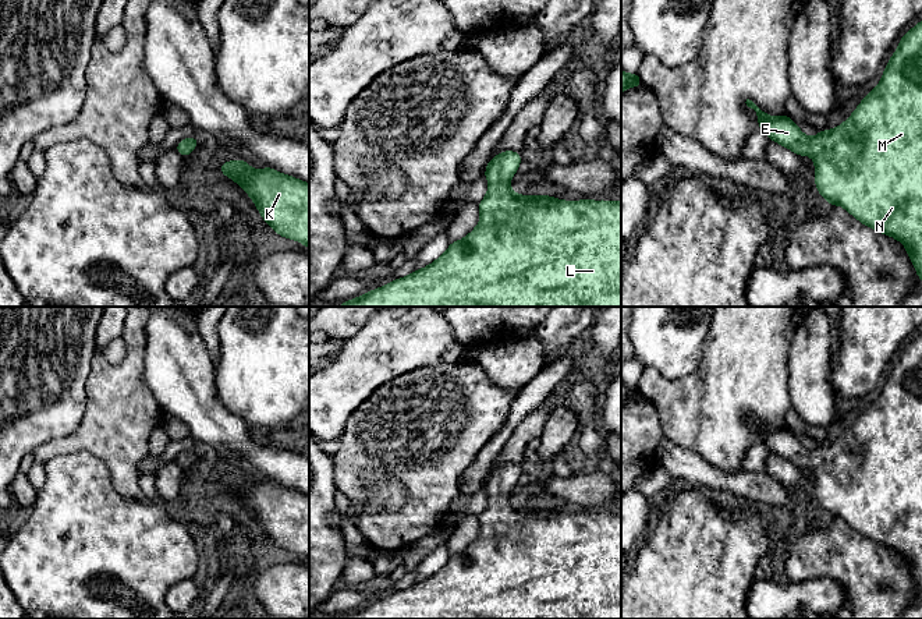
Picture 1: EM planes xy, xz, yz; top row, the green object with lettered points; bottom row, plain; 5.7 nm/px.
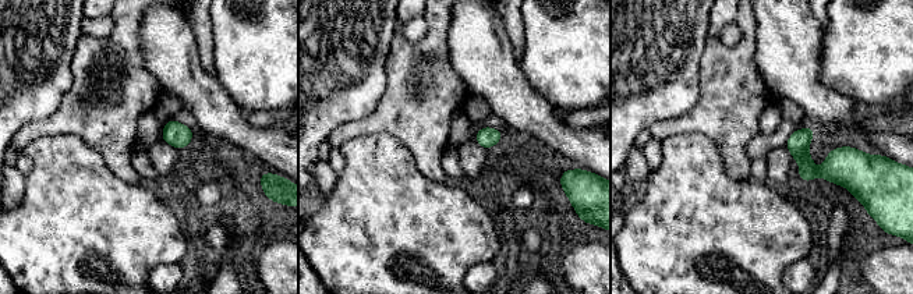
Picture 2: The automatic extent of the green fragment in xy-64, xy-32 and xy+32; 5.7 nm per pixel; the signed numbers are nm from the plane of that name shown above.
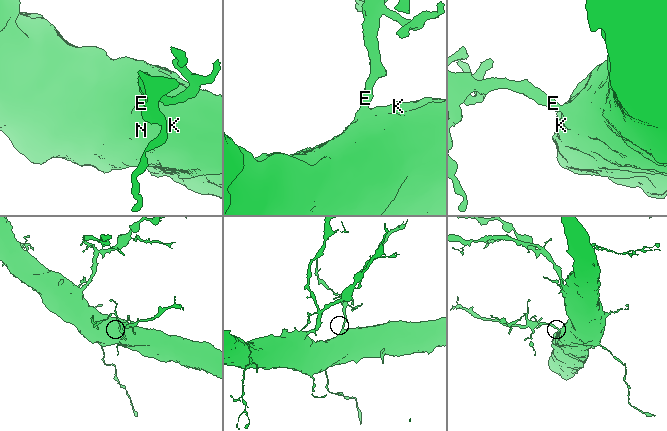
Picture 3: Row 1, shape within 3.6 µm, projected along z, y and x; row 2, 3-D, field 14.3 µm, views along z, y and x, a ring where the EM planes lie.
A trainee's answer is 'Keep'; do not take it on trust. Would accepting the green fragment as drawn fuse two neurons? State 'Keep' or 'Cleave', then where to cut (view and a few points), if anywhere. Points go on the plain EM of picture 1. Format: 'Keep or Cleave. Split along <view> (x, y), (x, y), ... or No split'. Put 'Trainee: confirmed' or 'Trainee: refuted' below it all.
Keep. No split
Trainee: confirmed

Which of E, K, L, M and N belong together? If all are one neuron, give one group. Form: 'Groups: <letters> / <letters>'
Groups: E K L M N

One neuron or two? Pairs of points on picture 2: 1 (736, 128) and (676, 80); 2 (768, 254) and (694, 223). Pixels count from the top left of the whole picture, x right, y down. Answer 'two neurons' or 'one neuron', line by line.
1: two neurons
2: one neuron

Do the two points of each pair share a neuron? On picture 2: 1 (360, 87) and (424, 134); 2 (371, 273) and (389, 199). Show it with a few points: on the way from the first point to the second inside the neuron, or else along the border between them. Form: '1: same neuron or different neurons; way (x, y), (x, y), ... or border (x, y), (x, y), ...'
1: different neurons; border (385, 68), (386, 88), (378, 105), (351, 120)
2: same neuron; way (386, 255), (386, 218)

